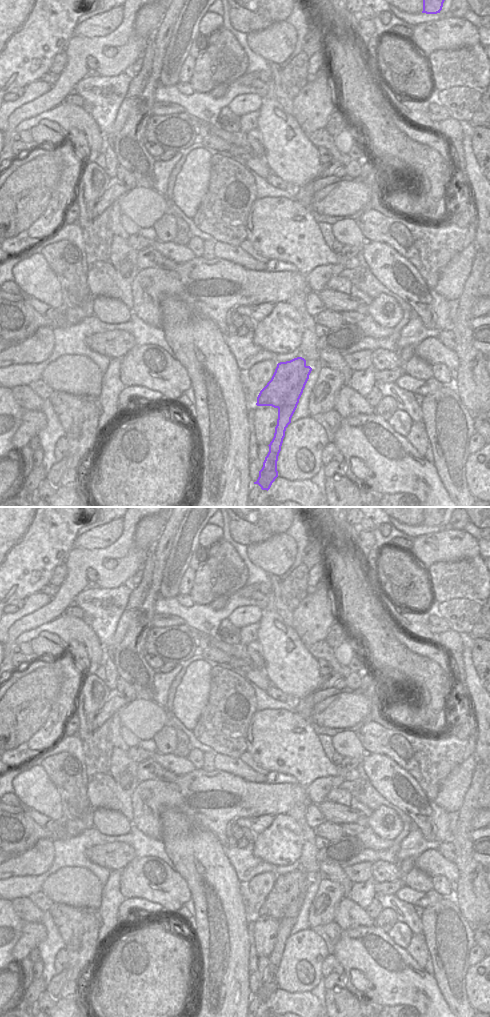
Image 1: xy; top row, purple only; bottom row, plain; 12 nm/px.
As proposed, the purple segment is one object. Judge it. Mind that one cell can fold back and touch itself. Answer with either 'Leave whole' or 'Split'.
Split.

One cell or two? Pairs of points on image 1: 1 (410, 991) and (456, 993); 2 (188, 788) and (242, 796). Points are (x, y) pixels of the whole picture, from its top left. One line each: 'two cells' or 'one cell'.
1: two cells
2: one cell

